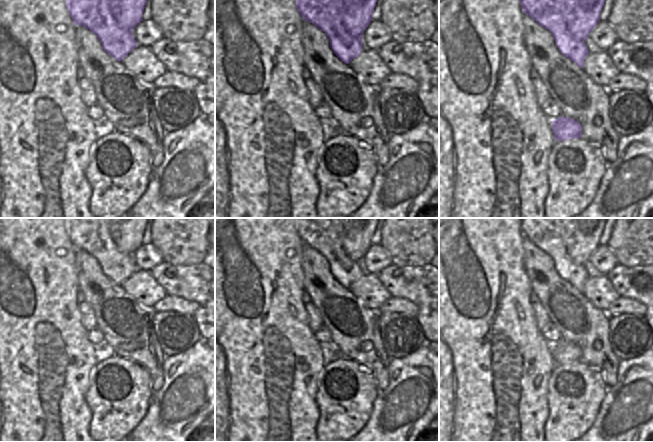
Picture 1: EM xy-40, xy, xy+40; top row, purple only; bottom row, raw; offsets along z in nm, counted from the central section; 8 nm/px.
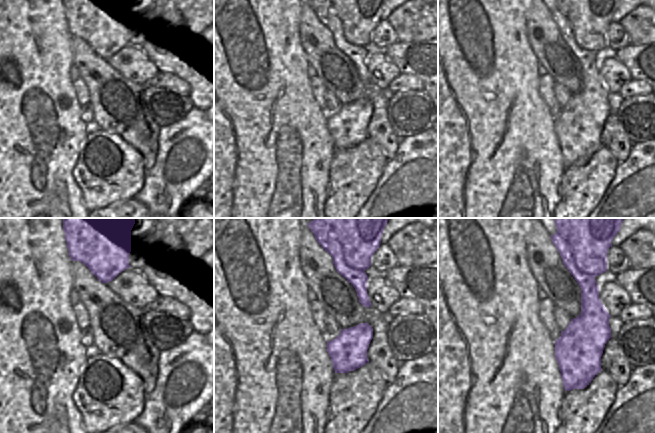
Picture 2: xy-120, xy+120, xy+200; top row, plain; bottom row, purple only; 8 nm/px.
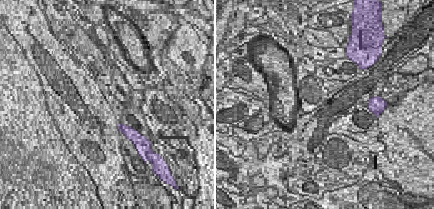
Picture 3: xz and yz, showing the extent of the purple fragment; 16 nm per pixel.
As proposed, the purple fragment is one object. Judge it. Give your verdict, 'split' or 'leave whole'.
split

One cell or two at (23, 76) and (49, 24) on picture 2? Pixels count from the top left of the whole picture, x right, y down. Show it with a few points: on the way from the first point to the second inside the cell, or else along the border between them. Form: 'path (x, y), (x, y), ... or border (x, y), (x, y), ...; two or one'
path (23, 63), (23, 50), (36, 37); one

